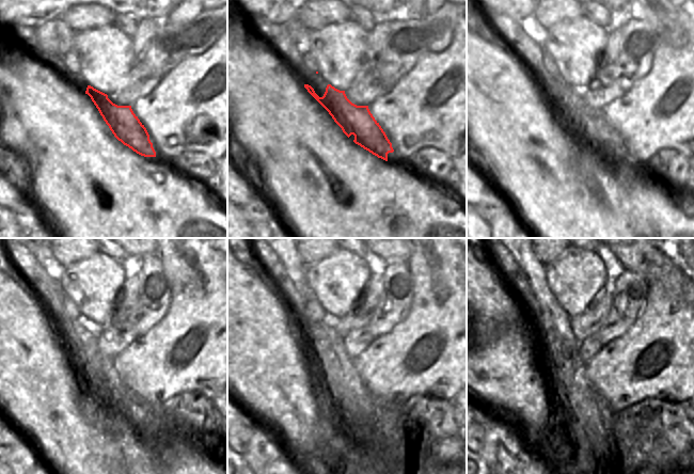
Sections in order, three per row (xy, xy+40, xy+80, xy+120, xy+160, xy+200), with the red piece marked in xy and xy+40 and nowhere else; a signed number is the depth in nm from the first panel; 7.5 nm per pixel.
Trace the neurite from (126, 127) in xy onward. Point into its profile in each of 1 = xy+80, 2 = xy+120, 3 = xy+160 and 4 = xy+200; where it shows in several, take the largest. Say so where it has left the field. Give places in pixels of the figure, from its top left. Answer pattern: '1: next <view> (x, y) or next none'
1: next xy+80 (580, 121)
2: next xy+120 (84, 345)
3: next xy+160 (330, 362)
4: next xy+200 (565, 365)

